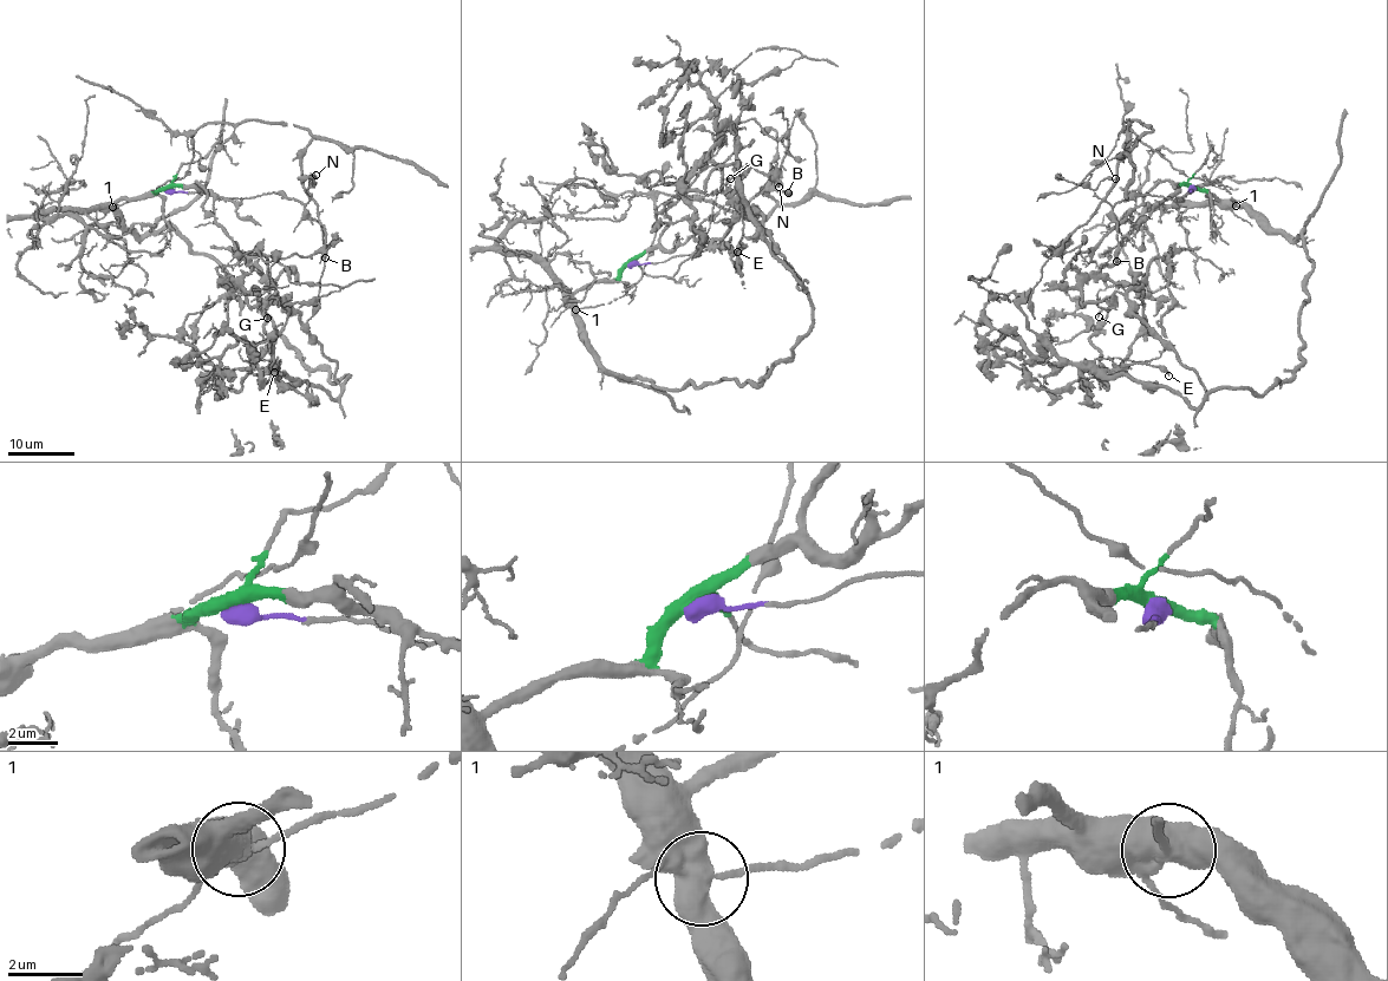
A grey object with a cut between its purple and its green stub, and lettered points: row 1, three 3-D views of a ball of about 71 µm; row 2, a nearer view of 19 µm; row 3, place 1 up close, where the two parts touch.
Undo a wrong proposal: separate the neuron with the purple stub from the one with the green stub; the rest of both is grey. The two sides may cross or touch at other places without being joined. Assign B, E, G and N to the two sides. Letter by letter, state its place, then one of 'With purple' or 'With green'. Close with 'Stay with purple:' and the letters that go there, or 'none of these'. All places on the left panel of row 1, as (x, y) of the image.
B: Place: (325, 257). With purple
E: Place: (274, 372). With green
G: Place: (267, 318). With green
N: Place: (315, 175). With purple
Stay with purple: B, N

